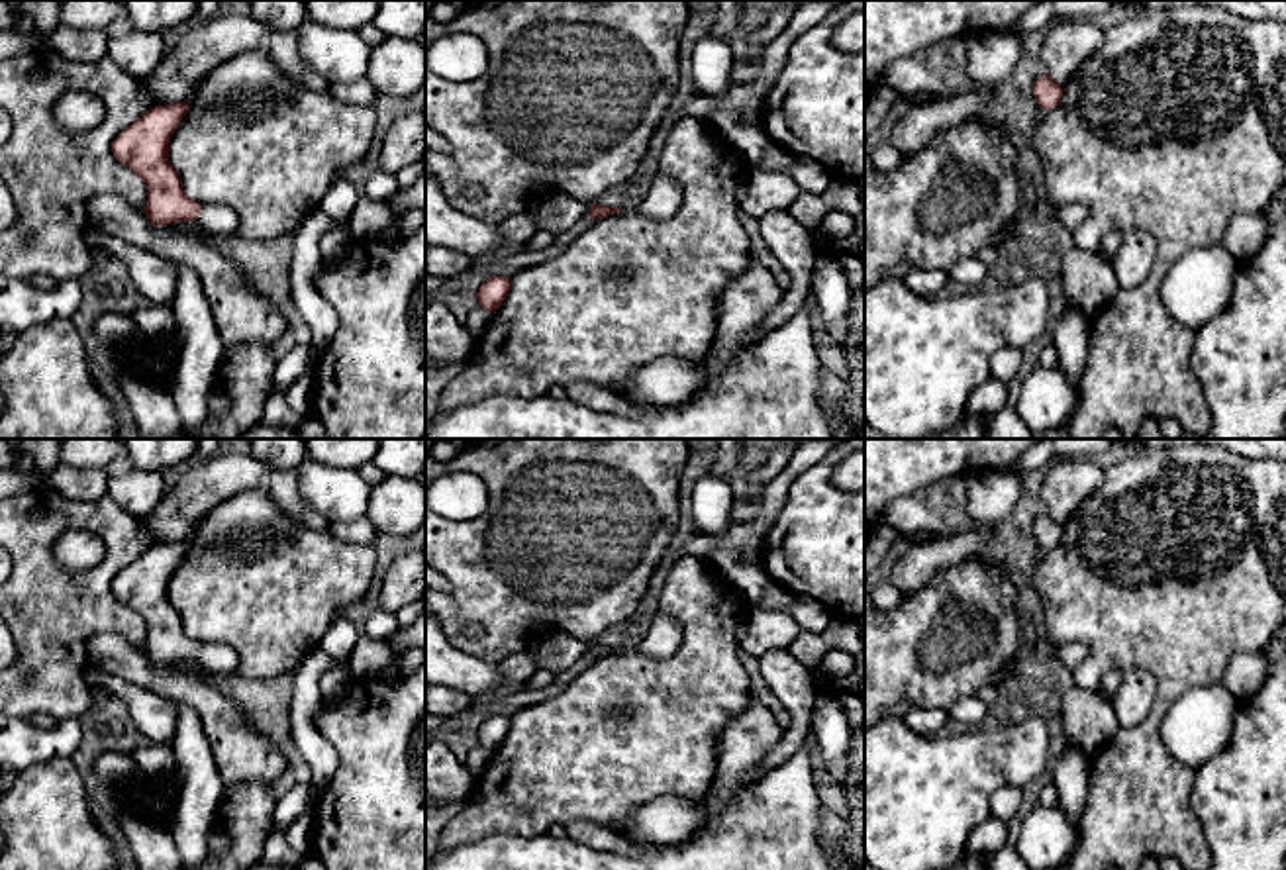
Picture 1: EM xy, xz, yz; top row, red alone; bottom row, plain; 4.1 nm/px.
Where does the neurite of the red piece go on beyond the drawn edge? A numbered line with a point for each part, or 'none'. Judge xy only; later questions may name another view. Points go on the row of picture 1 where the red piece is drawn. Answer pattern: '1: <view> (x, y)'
1: xy (220, 220)

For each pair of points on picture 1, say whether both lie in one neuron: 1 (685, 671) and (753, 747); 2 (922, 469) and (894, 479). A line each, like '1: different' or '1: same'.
1: different
2: same

